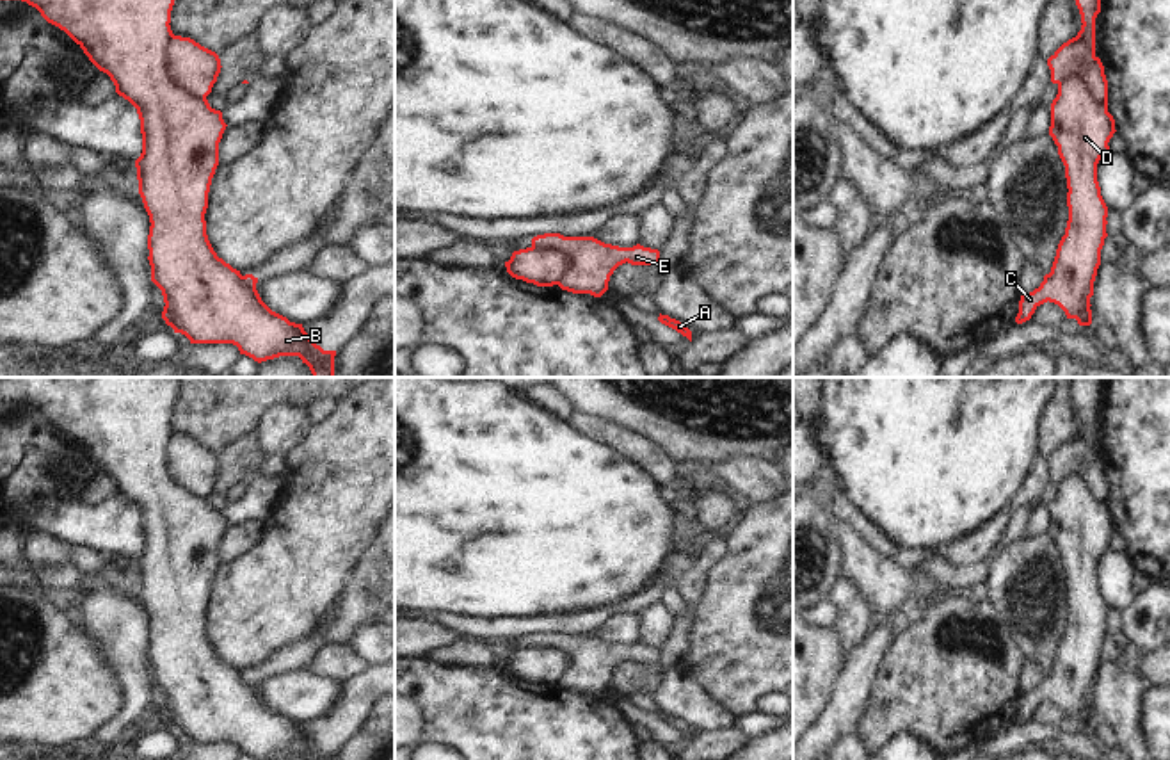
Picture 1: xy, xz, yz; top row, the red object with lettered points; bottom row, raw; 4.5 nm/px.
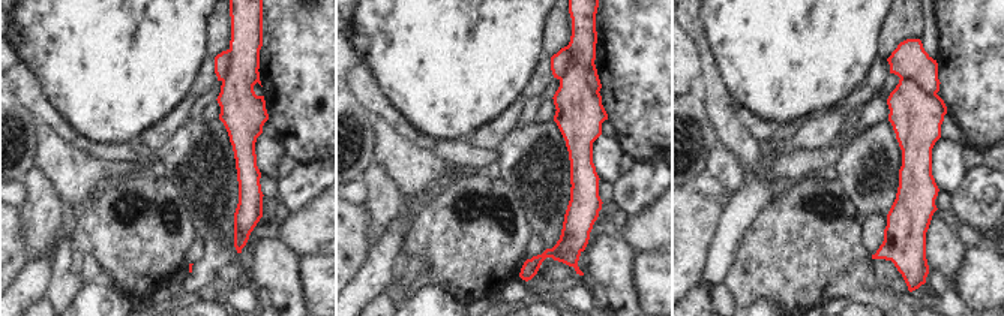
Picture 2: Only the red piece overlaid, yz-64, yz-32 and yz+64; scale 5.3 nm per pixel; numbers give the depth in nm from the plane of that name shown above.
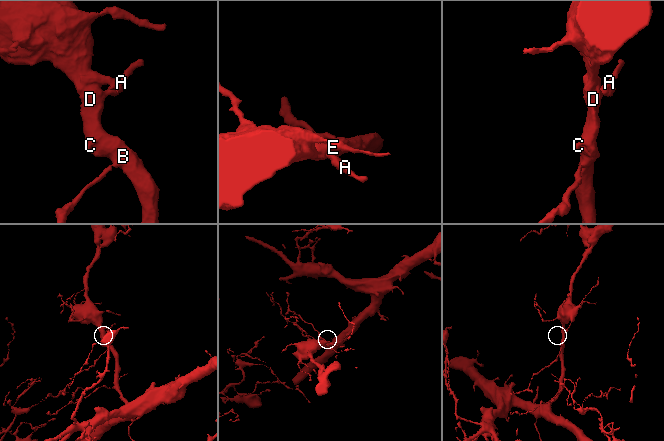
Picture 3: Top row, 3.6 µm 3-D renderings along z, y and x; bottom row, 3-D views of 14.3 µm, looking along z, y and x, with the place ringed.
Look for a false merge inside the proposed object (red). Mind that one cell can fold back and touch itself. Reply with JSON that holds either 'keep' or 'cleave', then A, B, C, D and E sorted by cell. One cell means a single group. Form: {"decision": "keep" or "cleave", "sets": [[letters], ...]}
{"decision": "cleave", "sets": [["A", "B", "C", "D"], ["E"]]}

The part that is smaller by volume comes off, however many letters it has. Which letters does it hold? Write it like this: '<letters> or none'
E

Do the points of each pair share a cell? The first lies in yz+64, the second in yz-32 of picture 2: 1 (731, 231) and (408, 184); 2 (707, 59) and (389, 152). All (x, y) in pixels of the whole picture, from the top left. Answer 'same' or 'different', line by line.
1: different
2: same

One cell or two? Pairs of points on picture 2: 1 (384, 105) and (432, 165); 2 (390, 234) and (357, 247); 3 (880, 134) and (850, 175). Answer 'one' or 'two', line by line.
1: two
2: two
3: one

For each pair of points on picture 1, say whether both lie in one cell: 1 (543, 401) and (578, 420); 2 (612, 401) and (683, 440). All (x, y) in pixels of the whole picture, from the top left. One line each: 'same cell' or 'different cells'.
1: different cells
2: same cell

